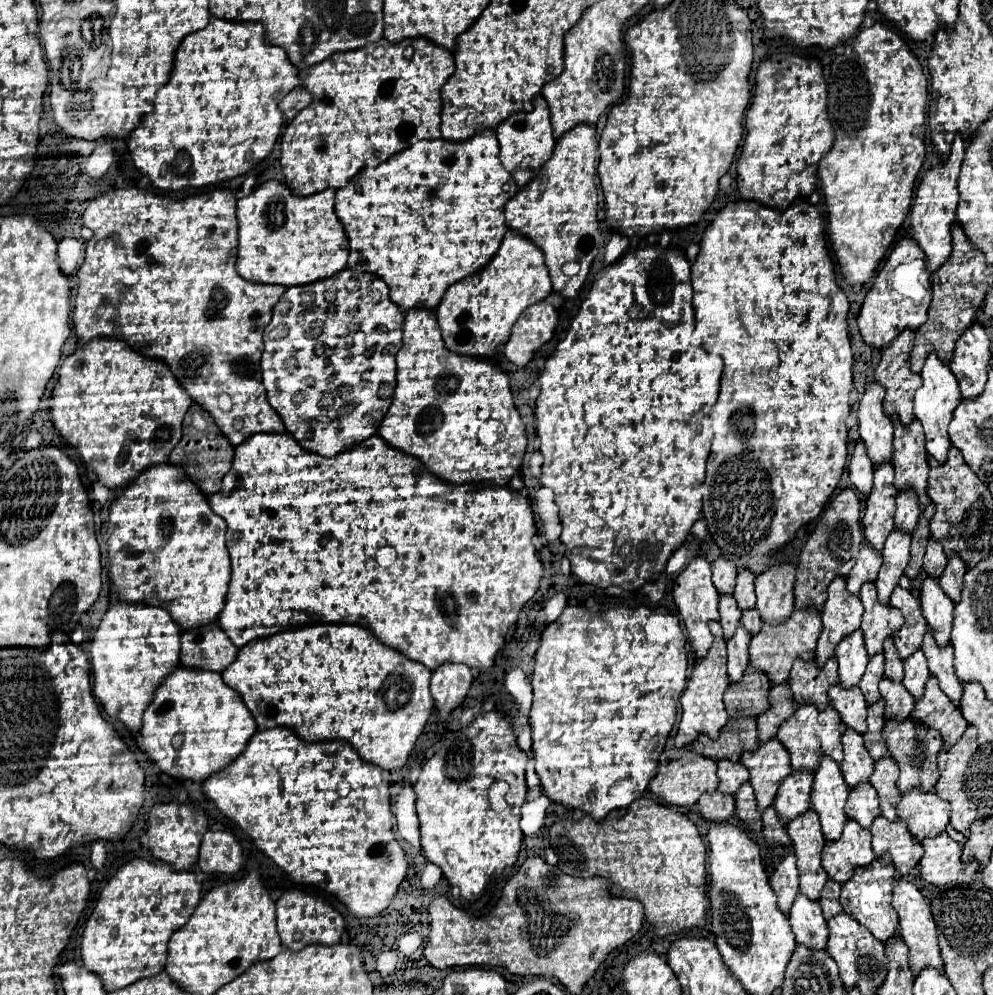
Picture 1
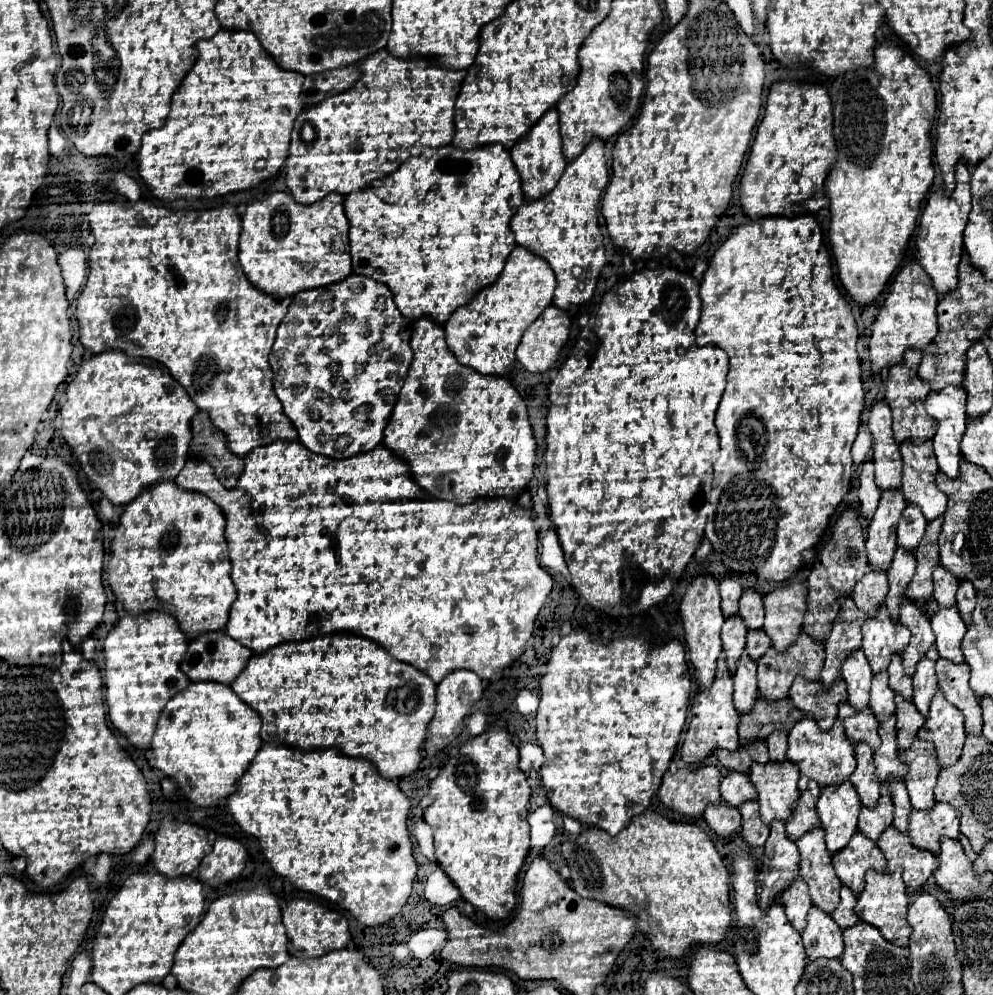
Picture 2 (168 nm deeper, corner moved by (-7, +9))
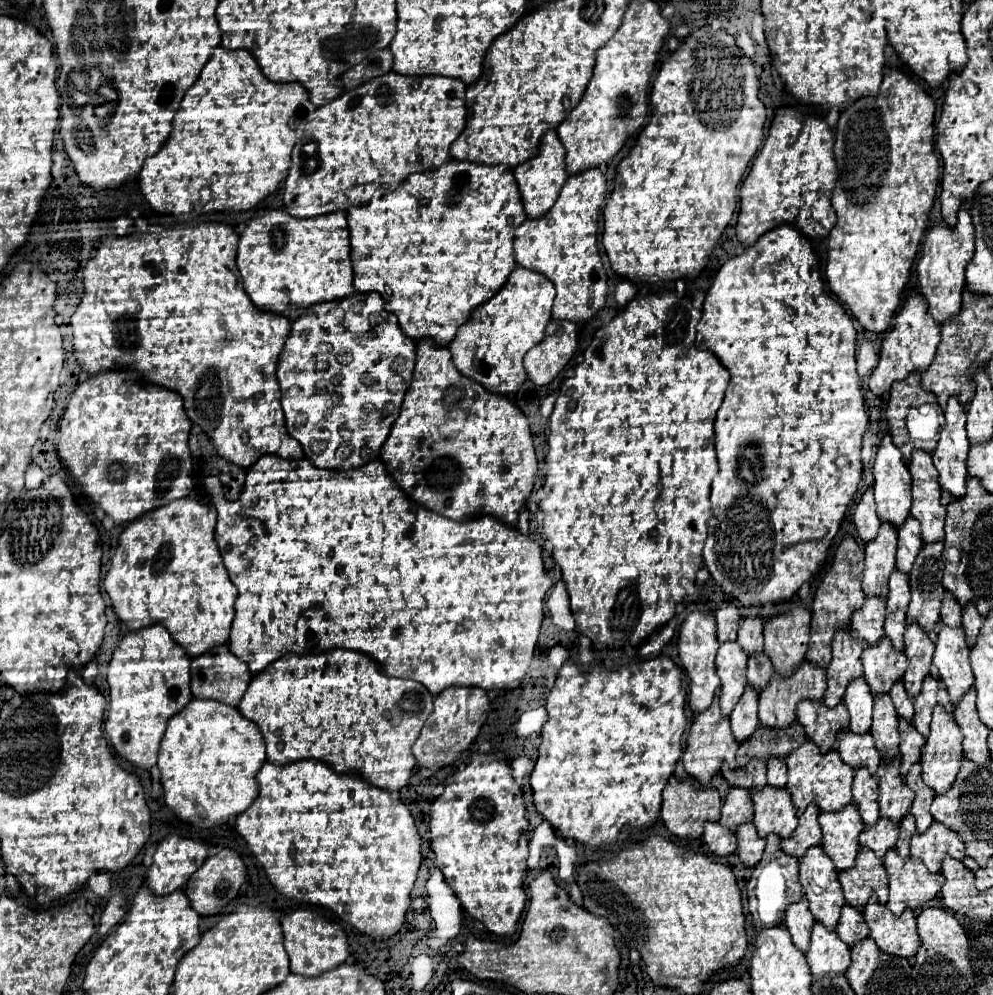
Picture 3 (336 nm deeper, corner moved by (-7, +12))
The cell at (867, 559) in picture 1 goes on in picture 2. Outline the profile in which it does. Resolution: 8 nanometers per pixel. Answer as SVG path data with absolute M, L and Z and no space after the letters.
M870 568L864 578L854 586L852 598L856 606L864 608L866 614L874 614L878 604L884 604L888 592L888 582L886 582L886 572L884 570L874 570Z

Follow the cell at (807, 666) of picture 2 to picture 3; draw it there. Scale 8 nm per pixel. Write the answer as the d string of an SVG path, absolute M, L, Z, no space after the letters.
M804 661L792 677L774 675L770 685L760 695L760 727L784 729L784 727L792 725L796 721L796 705L802 699L822 701L824 691L826 691L826 673L824 673L824 669L820 669L820 667L816 667L808 661Z

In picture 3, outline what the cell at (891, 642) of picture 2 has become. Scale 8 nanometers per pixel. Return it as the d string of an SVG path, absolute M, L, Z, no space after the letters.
M882 639L876 647L864 647L862 665L864 679L872 695L880 697L884 693L890 693L892 685L904 677L908 669L908 657L904 651L896 651L888 639Z

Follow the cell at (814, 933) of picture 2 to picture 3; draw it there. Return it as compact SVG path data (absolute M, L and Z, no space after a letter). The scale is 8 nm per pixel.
M814 923L806 961L814 979L844 975L850 967L850 947L836 935L836 931L828 931L820 923Z

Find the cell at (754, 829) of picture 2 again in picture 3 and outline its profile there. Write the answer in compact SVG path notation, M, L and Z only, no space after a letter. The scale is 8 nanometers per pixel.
M752 823L740 825L736 831L736 839L738 839L738 857L744 863L744 867L758 865L762 859L766 841L758 837L754 825Z

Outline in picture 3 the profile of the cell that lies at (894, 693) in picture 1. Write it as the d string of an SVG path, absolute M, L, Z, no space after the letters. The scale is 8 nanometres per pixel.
M900 719L900 727L898 727L898 731L900 731L900 755L902 755L902 767L900 767L900 771L902 771L902 777L906 777L908 775L908 771L910 771L910 767L914 765L914 763L920 763L920 757L922 757L922 747L924 747L924 737L916 731L916 727L914 725L910 725L908 721L904 721L904 719Z

